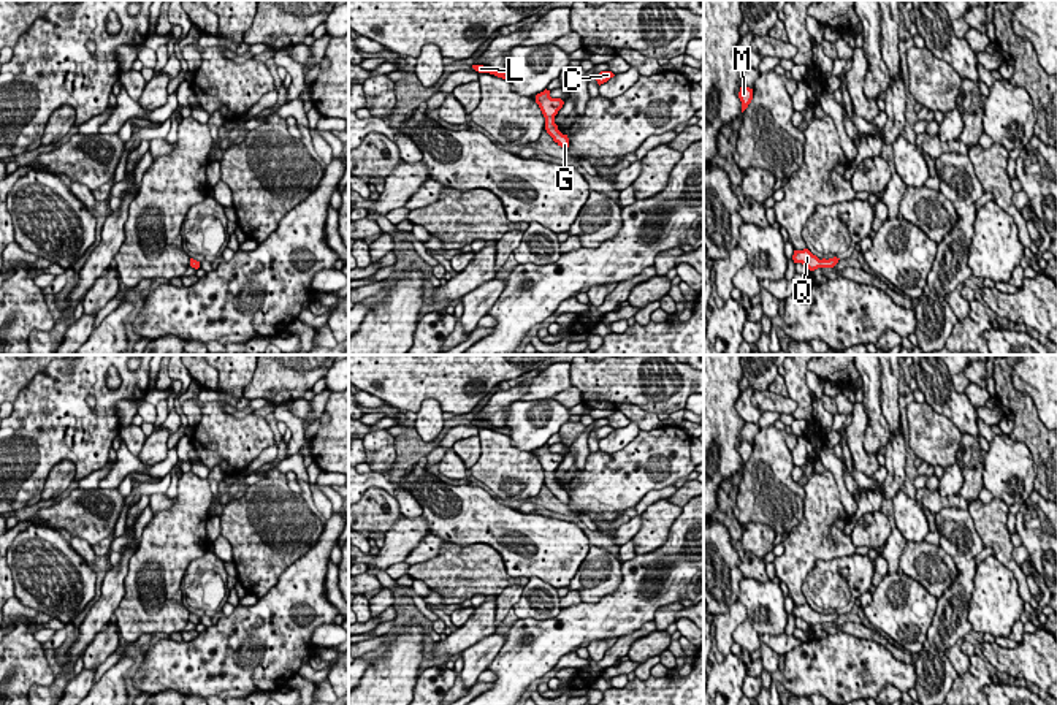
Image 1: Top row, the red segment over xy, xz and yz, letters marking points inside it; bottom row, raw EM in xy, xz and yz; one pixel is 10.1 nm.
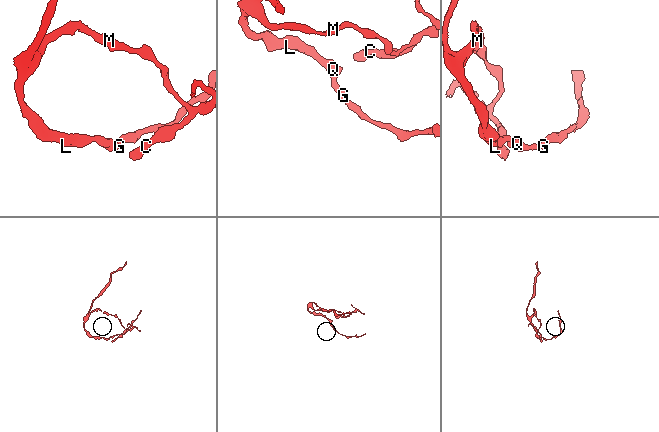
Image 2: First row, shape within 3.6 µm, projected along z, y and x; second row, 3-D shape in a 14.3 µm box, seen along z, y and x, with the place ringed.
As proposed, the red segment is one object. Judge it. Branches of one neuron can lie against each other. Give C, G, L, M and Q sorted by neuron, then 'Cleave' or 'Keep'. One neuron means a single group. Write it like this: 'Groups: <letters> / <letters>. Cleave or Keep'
Groups: C G L M Q. Keep

